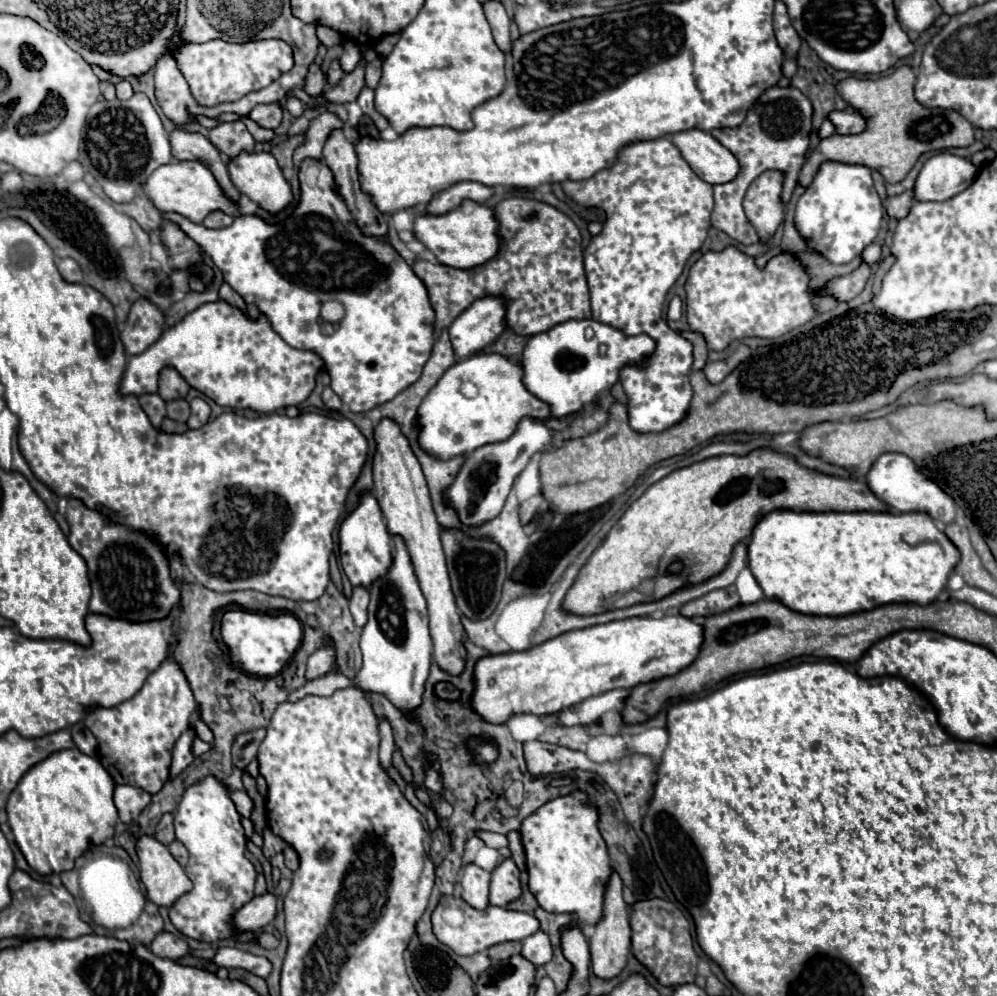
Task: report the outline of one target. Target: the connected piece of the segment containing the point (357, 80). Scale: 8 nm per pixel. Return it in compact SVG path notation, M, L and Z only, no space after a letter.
M360 59L356 69L350 73L344 73L344 77L338 81L338 85L324 89L324 97L328 101L334 101L334 103L354 101L358 97L360 89L366 85L364 83L364 67L366 67L366 61Z

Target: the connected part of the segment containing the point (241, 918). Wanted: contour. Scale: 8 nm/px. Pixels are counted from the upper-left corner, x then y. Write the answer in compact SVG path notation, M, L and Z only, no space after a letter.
M266 893L266 895L254 897L246 905L242 905L232 917L232 927L236 933L258 931L258 929L270 925L274 915L276 915L276 897Z

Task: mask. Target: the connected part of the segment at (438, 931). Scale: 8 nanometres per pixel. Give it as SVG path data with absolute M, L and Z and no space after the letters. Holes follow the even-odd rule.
M444 895L436 907L436 911L432 913L432 927L434 927L434 935L448 945L450 949L454 949L458 955L474 955L478 951L484 951L492 945L504 943L504 941L522 941L528 935L536 933L540 929L540 921L530 915L530 913L522 913L522 911L510 911L504 907L486 907L486 911L478 911L474 907L470 907L464 899L454 899L452 895ZM446 909L456 909L456 923L452 923L448 919Z

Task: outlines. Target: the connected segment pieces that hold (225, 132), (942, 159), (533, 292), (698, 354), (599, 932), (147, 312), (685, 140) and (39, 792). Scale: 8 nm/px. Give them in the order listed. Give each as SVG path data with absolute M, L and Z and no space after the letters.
M232 121L232 123L220 123L208 131L208 139L228 157L236 157L240 149L254 151L256 141L246 129L242 121Z
M938 153L930 157L914 185L918 201L946 201L968 189L976 179L978 167L958 155Z
M510 197L500 201L494 207L494 217L498 221L498 237L500 237L500 249L498 255L490 261L472 267L472 269L454 269L454 267L442 267L442 263L422 261L416 259L414 273L424 281L432 307L436 311L434 321L434 335L438 337L442 327L450 327L452 321L466 311L476 299L482 297L500 297L506 301L506 327L520 335L536 335L542 331L552 329L558 323L570 321L570 319L590 319L590 293L588 283L582 267L582 239L578 227L572 223L570 217L562 215L556 207L536 201L536 199L524 199L524 197Z
M682 331L682 337L688 337L694 343L694 365L692 365L692 369L702 369L706 365L708 351L710 351L704 335L696 333L696 331Z
M612 871L606 893L604 893L604 909L600 921L594 925L594 933L588 939L590 955L592 955L592 971L598 977L616 977L630 957L630 921L628 921L628 905L622 899L622 879L616 871Z
M138 299L130 309L126 329L120 333L126 355L132 357L146 351L152 343L158 341L162 327L164 327L162 311L154 303Z
M678 131L672 135L672 143L680 149L696 175L710 185L732 181L740 169L736 157L706 131Z
M62 749L46 757L44 761L36 763L16 785L16 789L10 793L6 803L8 823L12 827L12 833L16 837L16 843L20 851L24 853L28 865L38 871L40 875L50 873L62 873L74 867L76 857L80 857L88 843L104 843L112 837L114 825L118 821L116 805L112 801L114 793L114 779L112 775L100 765L96 757L84 755L80 749Z

